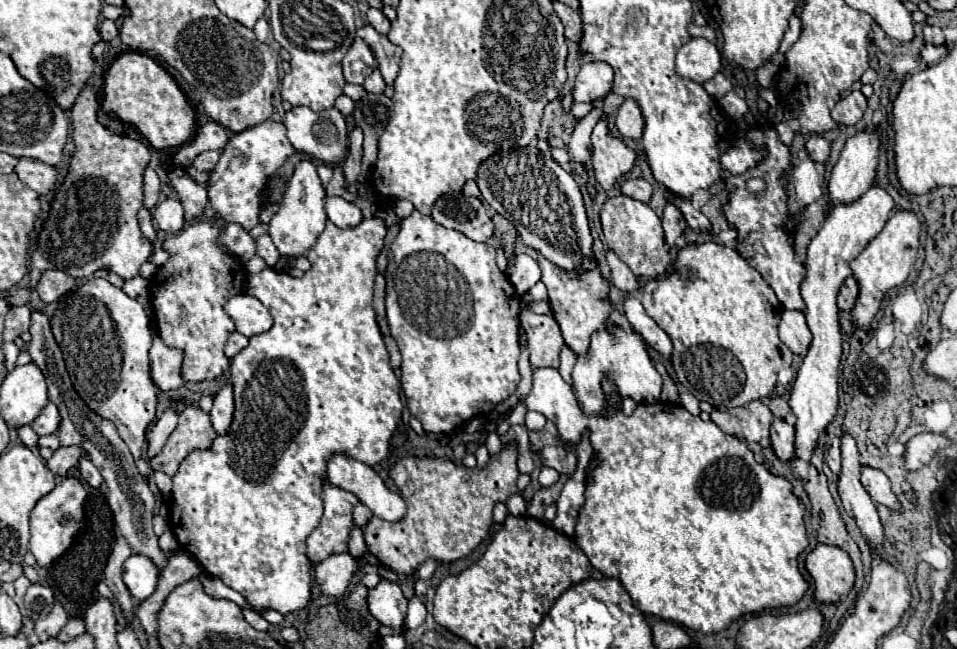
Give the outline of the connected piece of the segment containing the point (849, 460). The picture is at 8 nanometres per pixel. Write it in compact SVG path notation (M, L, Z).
M844 433L840 449L842 449L842 471L838 479L838 495L842 499L844 509L856 519L858 527L866 535L868 545L874 553L876 545L884 541L884 529L880 525L874 501L860 483L860 455L856 449L856 439Z

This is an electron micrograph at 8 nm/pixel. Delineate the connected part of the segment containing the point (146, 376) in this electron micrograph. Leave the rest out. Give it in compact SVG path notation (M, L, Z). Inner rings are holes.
M88 279L80 287L68 291L60 297L58 309L52 315L52 333L64 353L68 375L74 383L76 393L84 399L84 403L96 413L102 415L102 419L110 419L122 441L132 451L134 459L140 459L146 449L146 427L156 417L156 385L150 379L150 367L148 367L148 349L152 345L152 335L148 327L148 317L144 313L144 307L130 299L122 289L110 285L106 279Z

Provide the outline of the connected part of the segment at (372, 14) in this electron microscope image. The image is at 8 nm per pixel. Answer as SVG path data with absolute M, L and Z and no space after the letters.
M368 9L368 23L378 31L378 33L382 33L382 35L386 35L388 33L388 29L390 29L390 21L384 17L384 13L380 11L380 9Z

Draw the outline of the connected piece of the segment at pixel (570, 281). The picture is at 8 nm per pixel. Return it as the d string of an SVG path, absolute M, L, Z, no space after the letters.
M538 255L536 261L542 269L542 283L548 289L548 301L552 307L552 315L556 317L556 321L562 329L562 337L564 337L566 345L576 355L584 355L590 347L592 333L606 325L606 319L610 319L610 313L614 309L610 303L610 297L608 297L610 283L602 277L600 267L594 259L586 259L586 263L582 263L582 267L578 267L578 271L562 271L560 267L554 267L554 263L550 263L542 255Z

